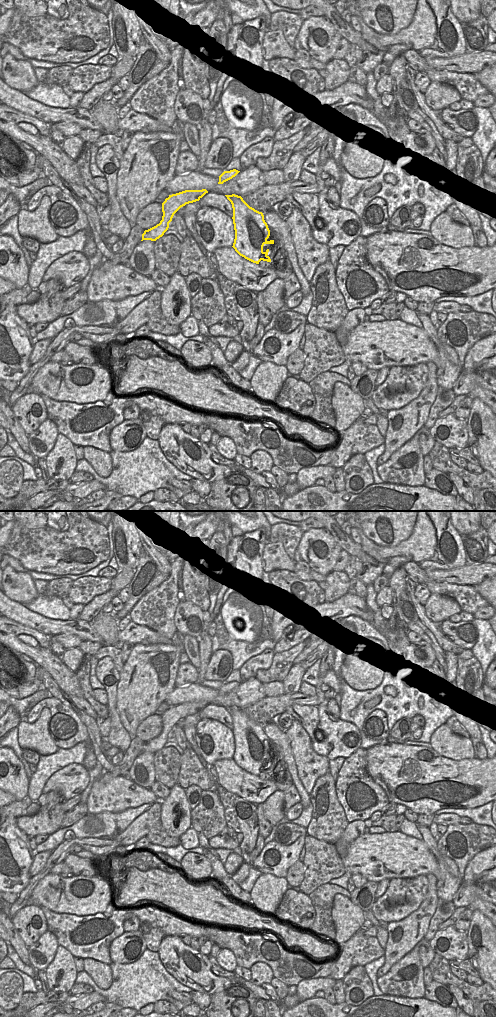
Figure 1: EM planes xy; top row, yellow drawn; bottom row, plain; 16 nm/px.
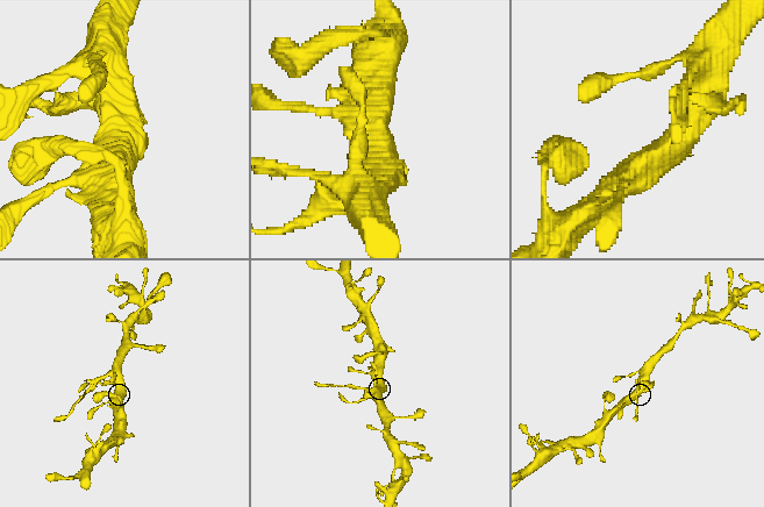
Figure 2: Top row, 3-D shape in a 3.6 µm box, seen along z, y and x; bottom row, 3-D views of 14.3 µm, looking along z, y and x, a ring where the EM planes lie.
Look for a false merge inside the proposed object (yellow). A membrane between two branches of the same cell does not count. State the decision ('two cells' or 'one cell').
two cells

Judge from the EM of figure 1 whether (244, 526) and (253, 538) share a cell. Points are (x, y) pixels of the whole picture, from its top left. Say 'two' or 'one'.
two

